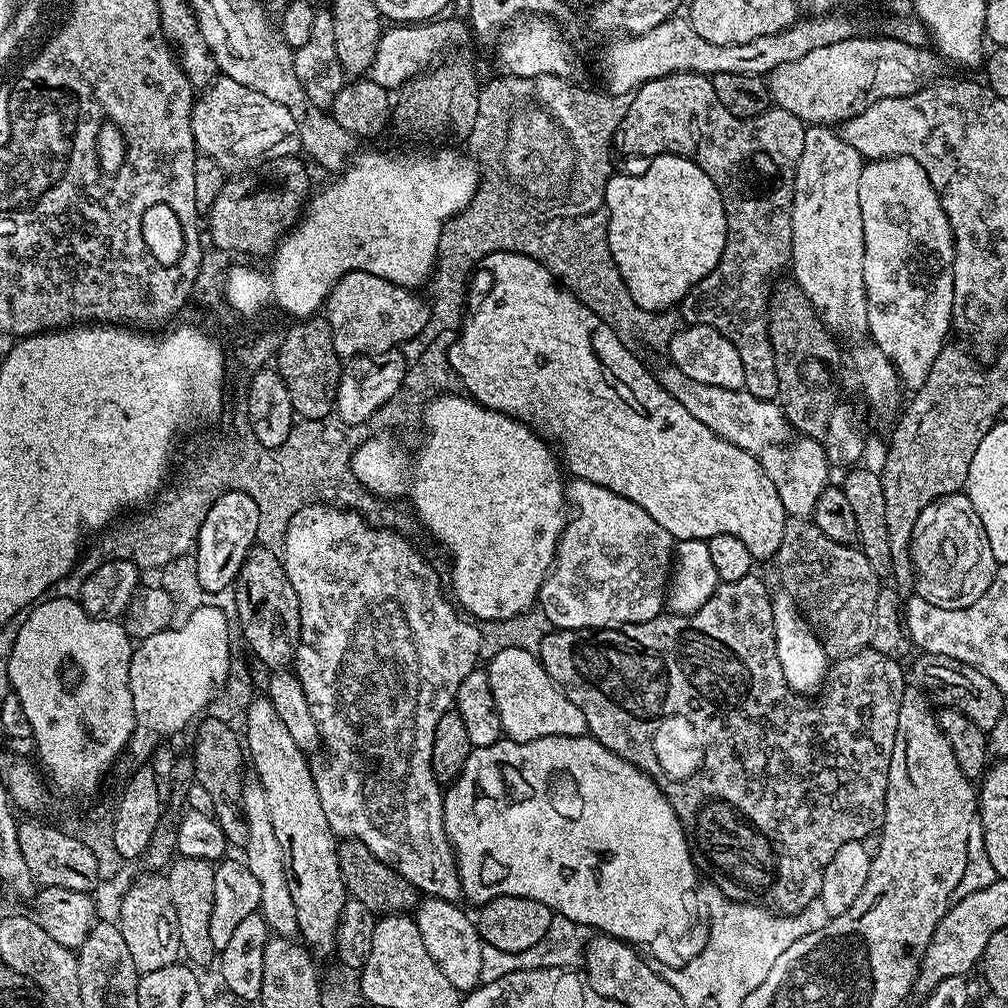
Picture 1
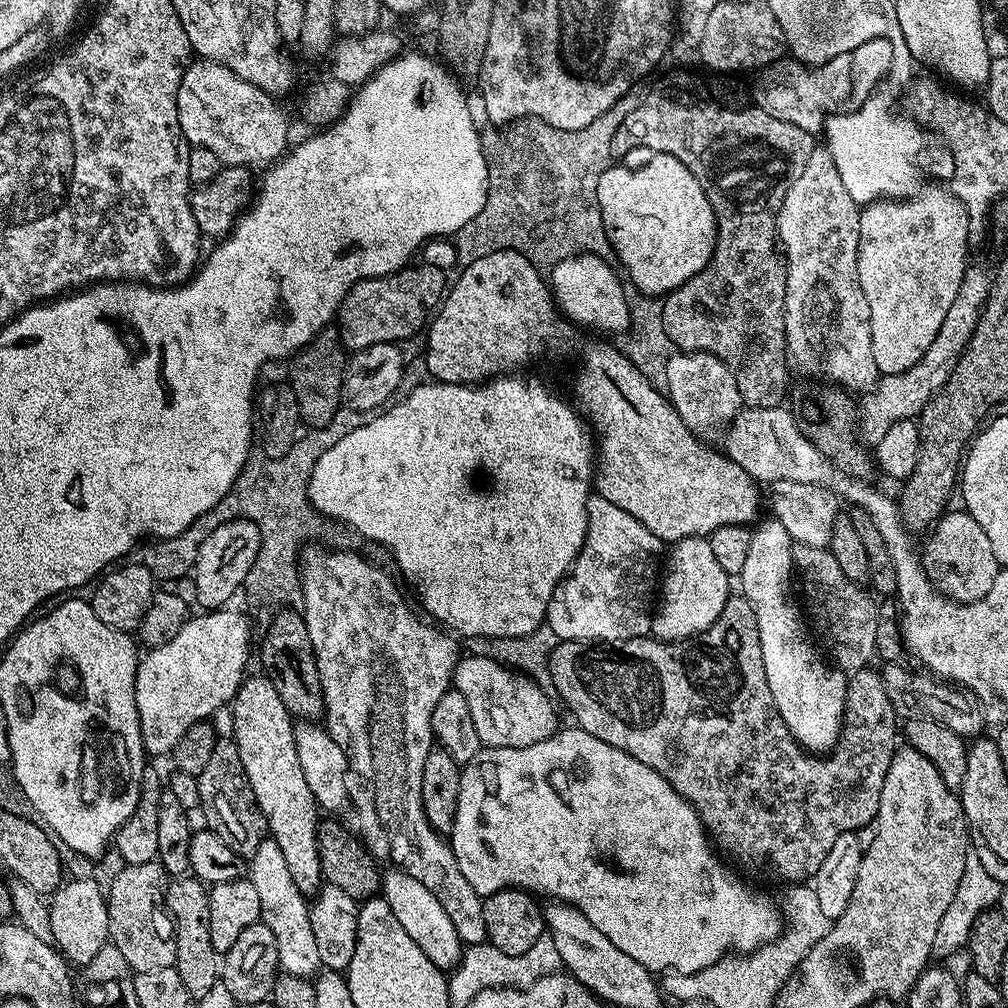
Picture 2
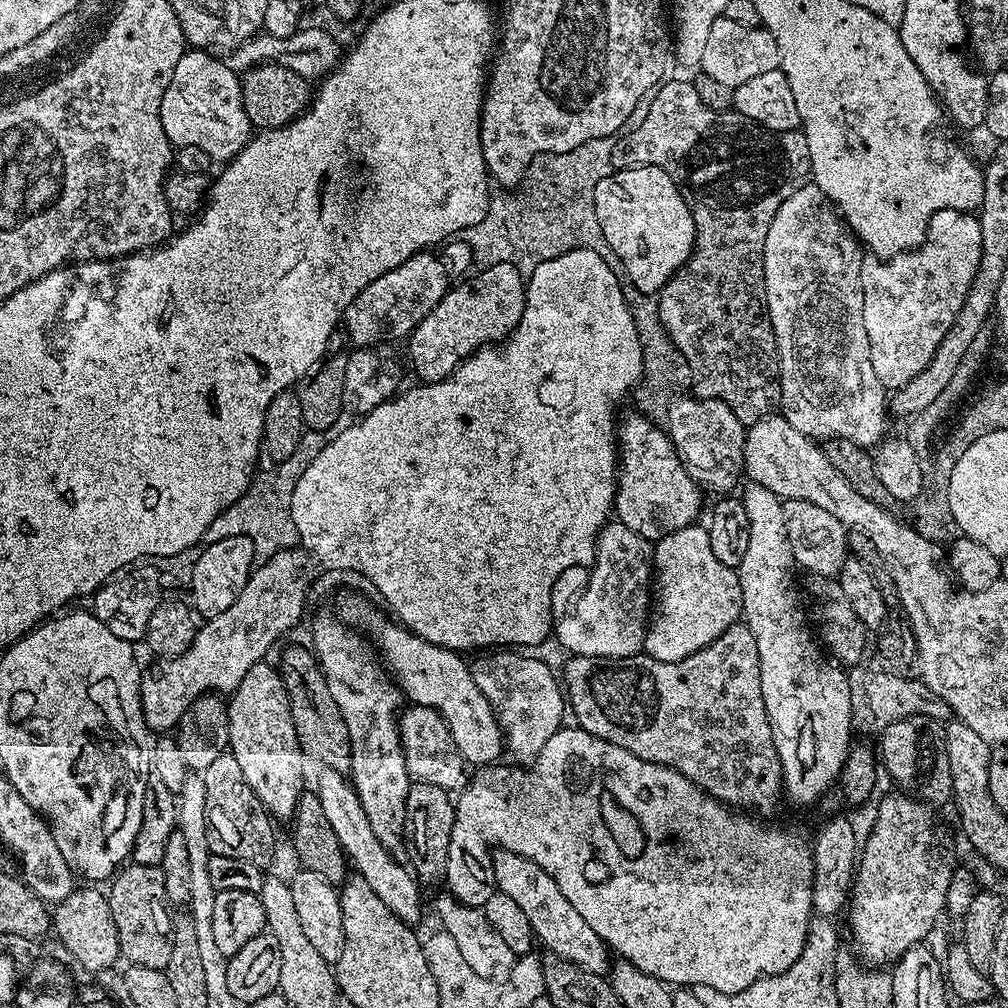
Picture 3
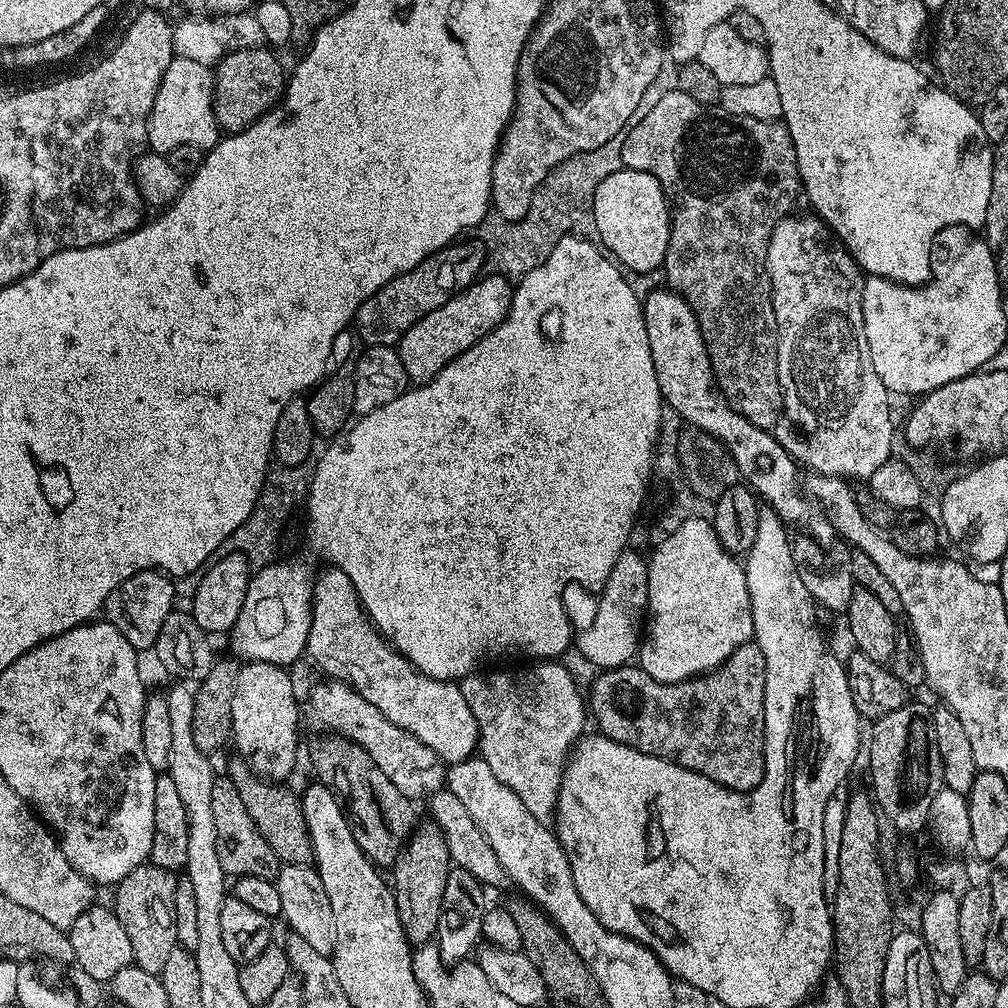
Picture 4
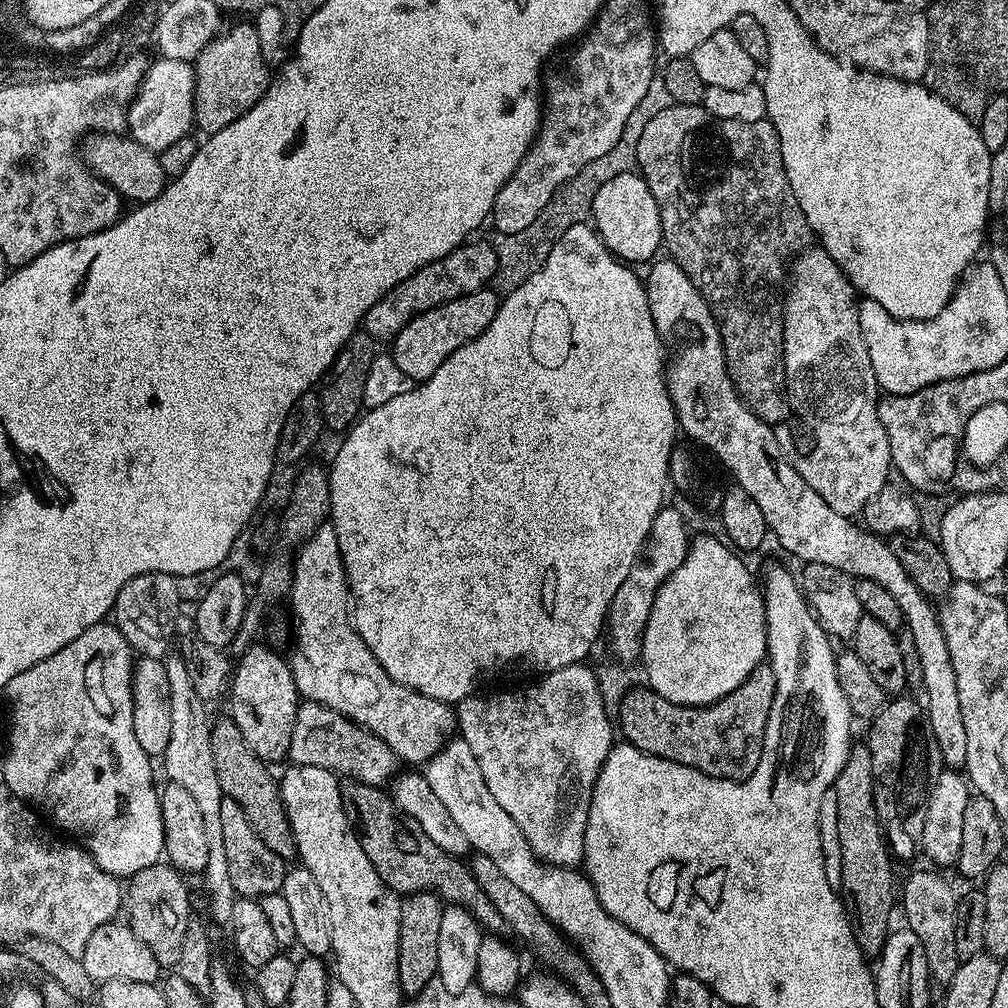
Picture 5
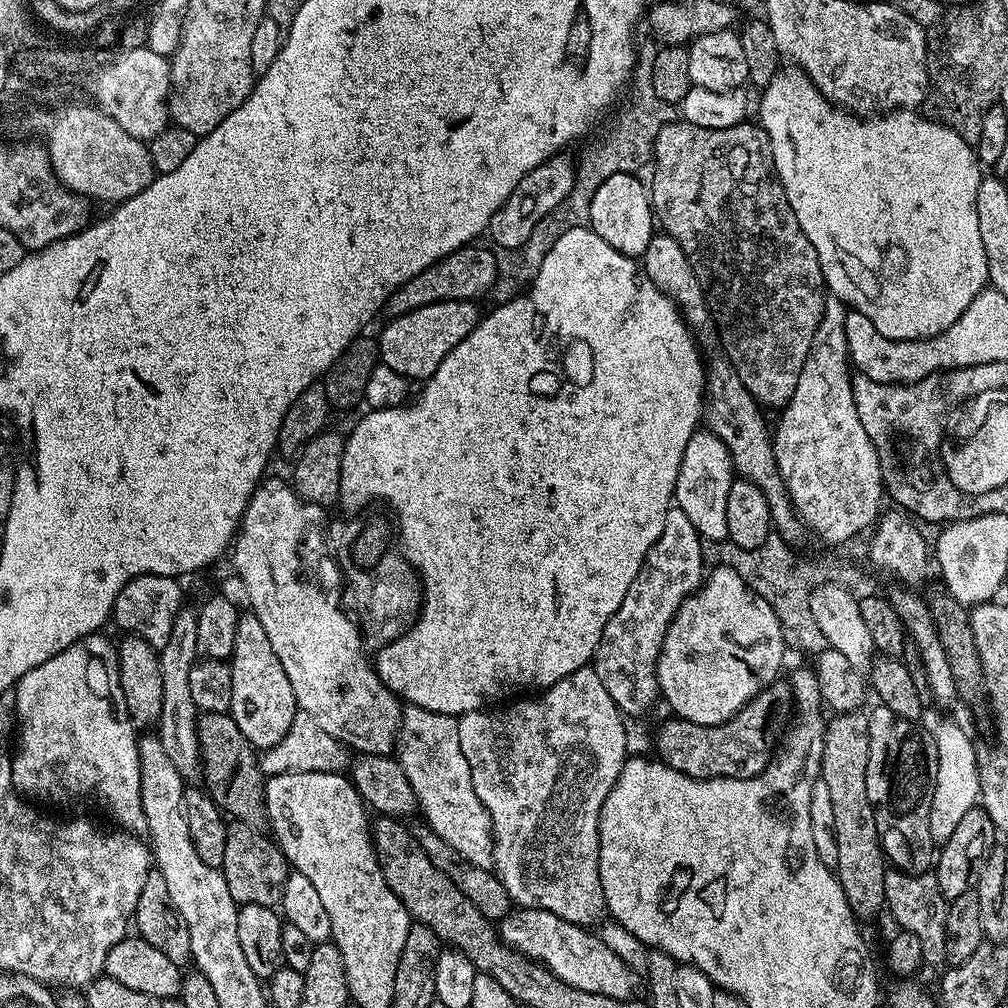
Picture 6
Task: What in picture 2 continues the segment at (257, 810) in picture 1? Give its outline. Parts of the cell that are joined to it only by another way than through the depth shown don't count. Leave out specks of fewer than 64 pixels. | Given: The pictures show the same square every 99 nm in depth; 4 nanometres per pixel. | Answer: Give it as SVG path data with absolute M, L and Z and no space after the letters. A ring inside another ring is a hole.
M266 838L258 846L258 850L254 850L246 864L246 876L251 880L254 890L258 890L260 920L270 926L274 942L278 942L281 969L289 976L315 977L322 965L318 958L318 942L314 939L314 930L310 926L310 904L305 893L300 892L294 883L290 866L286 866L286 857L276 840Z

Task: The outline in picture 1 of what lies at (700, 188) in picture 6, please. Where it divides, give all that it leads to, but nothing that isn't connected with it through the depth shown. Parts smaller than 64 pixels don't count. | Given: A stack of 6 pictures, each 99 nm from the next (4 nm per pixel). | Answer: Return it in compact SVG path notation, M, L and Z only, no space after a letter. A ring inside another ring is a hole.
M675 72L669 76L662 78L654 78L650 82L640 85L636 89L632 97L632 116L656 116L656 120L660 120L660 124L648 124L648 136L636 136L636 140L640 140L640 144L648 144L648 158L654 156L684 156L687 160L693 160L702 170L706 170L706 174L710 174L712 181L718 186L720 197L724 203L726 210L726 222L728 223L728 233L726 234L726 246L722 250L722 258L718 262L718 266L714 266L714 270L710 270L710 274L706 274L706 278L702 278L702 282L698 282L693 288L684 295L684 299L678 305L678 312L684 315L683 323L705 324L711 328L717 328L726 338L730 338L730 342L734 344L738 350L738 358L742 358L742 366L744 367L744 388L754 394L754 398L762 398L763 400L776 400L780 395L778 390L778 370L774 366L774 350L770 346L770 338L768 337L768 297L774 287L776 275L780 271L789 267L792 258L792 229L786 226L792 210L792 195L794 194L794 182L796 181L796 171L798 170L798 158L802 158L802 142L804 141L804 130L806 124L801 121L790 111L784 110L777 106L769 107L767 112L758 114L749 120L742 118L734 118L734 114L730 114L730 110L726 110L726 106L722 106L720 101L720 93L714 90L711 79L707 75L698 72Z

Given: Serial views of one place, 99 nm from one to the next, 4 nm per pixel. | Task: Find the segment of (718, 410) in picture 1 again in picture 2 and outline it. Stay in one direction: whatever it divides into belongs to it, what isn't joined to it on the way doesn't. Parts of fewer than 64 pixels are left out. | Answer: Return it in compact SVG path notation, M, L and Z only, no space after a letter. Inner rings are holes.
M784 406L779 408L745 407L727 425L726 432L728 431L728 437L725 438L724 445L722 445L723 451L734 462L738 462L738 466L742 466L742 470L746 470L746 474L750 474L753 480L764 486L771 486L779 480L794 482L795 484L831 485L832 476L834 477L832 465L805 438L804 433L800 431L797 417L795 415L791 416L786 409L787 407Z

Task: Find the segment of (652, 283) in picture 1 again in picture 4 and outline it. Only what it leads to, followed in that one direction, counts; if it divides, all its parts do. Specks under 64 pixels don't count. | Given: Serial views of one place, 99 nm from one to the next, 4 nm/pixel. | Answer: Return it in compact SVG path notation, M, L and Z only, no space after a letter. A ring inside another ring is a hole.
M627 168L622 170L622 174L602 178L602 182L598 182L598 190L594 190L593 210L599 243L629 273L652 274L663 265L672 233L672 214L654 174Z

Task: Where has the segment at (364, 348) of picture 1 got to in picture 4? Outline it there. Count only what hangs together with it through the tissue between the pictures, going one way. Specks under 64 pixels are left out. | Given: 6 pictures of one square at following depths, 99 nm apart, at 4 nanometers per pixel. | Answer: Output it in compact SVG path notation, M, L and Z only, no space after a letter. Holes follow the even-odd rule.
M453 242L448 247L430 254L422 262L418 262L418 266L414 266L414 270L399 272L393 280L386 282L386 286L382 286L382 290L370 294L370 298L366 298L366 302L362 302L362 306L358 306L354 329L356 328L357 334L365 340L363 342L365 345L399 345L400 339L404 337L406 330L410 330L410 326L414 326L414 322L426 318L426 314L430 314L434 310L438 310L438 306L446 306L446 302L450 302L451 291L455 288L468 288L471 284L476 283L484 271L485 247L480 242L475 242L476 244L460 243L464 242Z

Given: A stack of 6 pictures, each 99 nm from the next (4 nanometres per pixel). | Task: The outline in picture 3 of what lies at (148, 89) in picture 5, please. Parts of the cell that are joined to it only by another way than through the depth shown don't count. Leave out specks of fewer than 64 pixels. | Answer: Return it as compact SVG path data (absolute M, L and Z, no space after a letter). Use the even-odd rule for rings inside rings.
M188 50L174 66L174 78L162 98L162 130L176 148L198 146L216 162L227 162L238 155L254 135L250 118L242 102L241 77L234 69L215 60L206 50Z

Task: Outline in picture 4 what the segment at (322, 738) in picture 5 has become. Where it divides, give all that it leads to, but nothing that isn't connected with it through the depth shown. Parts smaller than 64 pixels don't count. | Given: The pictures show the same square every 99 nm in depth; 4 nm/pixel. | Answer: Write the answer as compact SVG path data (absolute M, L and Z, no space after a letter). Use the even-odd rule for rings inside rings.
M324 678L321 681L302 700L302 724L307 731L309 728L316 732L312 734L339 733L347 740L353 740L362 746L362 750L366 750L366 754L370 754L374 766L378 766L378 770L382 770L382 774L386 774L386 778L390 778L390 782L394 782L402 794L413 798L428 798L433 792L439 792L445 787L445 769L432 768L438 764L438 758L430 746L418 742L414 734L394 726L394 722L370 706L370 702L363 700L345 681L335 678Z

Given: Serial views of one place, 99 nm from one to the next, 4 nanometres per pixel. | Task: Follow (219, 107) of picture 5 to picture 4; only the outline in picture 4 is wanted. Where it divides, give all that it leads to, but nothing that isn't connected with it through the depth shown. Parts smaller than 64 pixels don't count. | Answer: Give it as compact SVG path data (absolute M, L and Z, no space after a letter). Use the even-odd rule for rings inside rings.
M268 46L243 48L226 54L215 65L216 93L212 104L216 108L216 121L225 133L240 132L280 103L286 87L286 68L284 72L275 54Z

